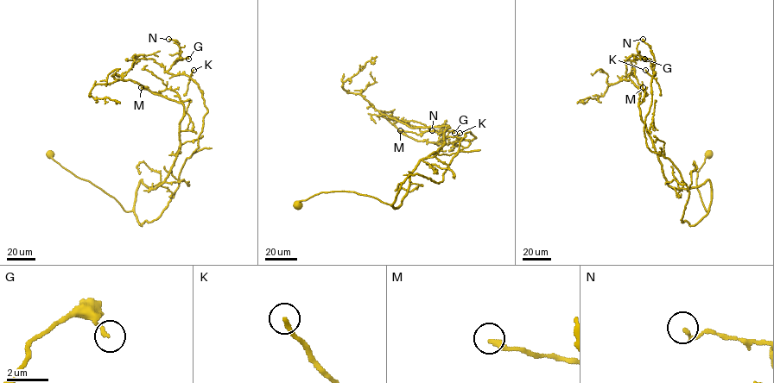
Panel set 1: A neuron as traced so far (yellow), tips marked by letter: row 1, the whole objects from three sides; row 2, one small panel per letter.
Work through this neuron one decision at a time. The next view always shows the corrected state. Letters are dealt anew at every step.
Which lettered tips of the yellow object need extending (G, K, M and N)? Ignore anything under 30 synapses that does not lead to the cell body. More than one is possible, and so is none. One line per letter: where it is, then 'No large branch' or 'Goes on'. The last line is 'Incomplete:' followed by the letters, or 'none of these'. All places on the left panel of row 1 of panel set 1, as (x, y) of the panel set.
G: Place: (188, 59). No large branch
K: Place: (193, 70). No large branch
M: Place: (141, 87). No large branch
N: Place: (168, 39). No large branch
Incomplete: none of these

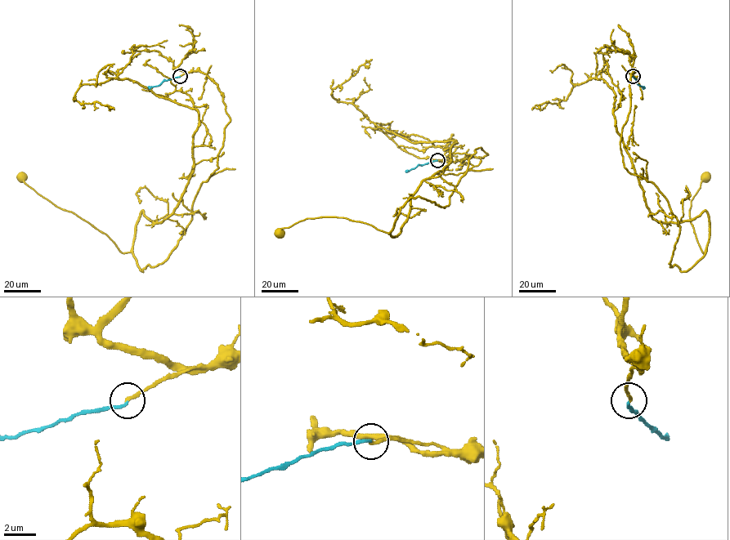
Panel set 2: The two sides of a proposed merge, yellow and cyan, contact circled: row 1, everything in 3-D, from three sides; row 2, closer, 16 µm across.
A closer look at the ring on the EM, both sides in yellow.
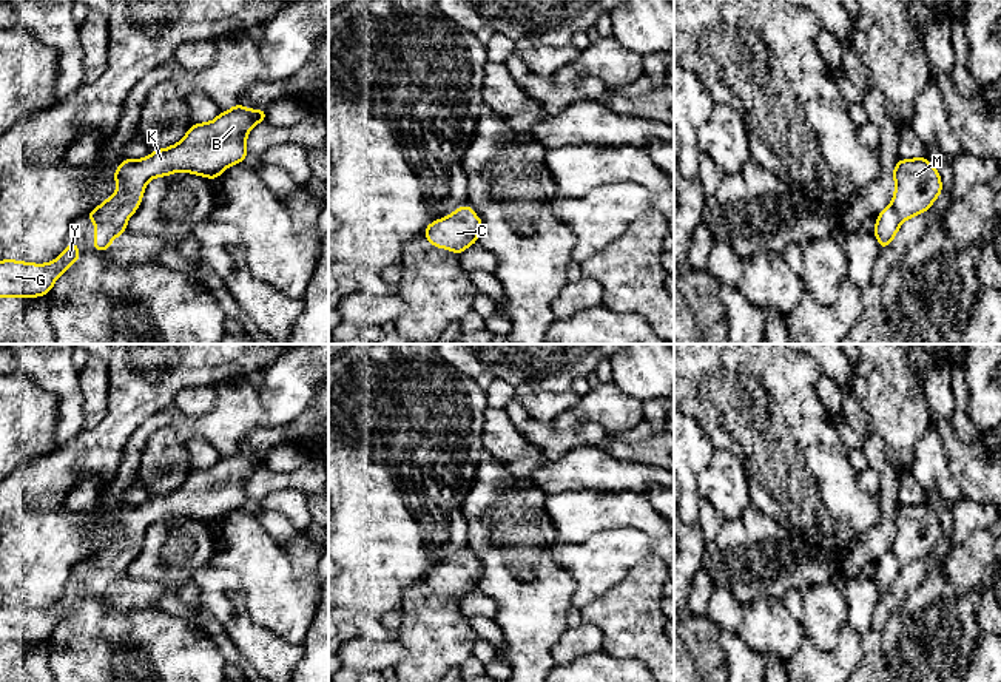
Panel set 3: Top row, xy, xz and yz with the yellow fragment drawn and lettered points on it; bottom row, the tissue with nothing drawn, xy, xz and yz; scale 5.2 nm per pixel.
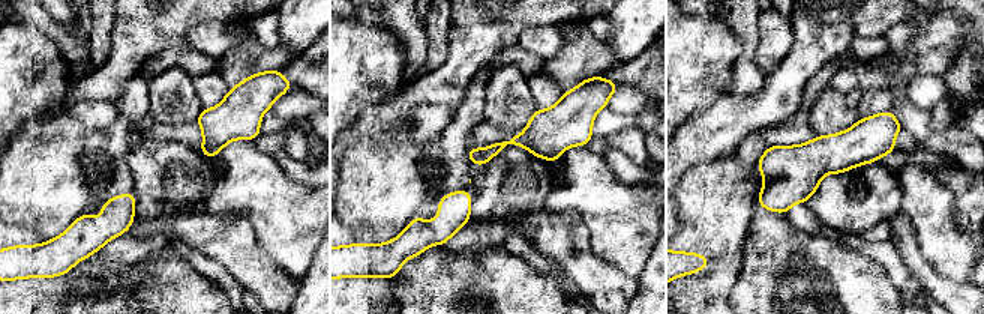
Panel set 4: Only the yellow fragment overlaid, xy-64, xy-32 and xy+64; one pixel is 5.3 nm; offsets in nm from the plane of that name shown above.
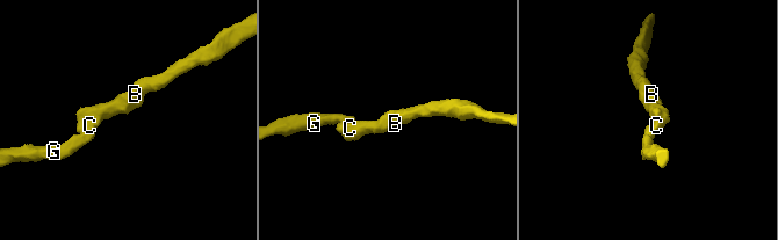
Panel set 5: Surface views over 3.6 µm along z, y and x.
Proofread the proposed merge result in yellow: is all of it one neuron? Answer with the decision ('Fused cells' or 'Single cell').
Single cell

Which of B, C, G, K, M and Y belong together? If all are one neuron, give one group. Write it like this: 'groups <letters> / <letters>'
groups B C G K M Y

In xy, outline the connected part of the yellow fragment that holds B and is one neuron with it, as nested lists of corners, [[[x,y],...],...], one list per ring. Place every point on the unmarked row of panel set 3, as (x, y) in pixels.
[[[236,449],[208,469],[193,469],[173,492],[139,506],[125,503],[113,520],[117,537],[85,560],[96,568],[93,593],[105,599],[114,583],[126,577],[126,568],[139,554],[145,531],[153,523],[187,517],[216,526],[227,512],[242,508],[248,501],[245,486],[250,475],[265,464],[267,457]]]

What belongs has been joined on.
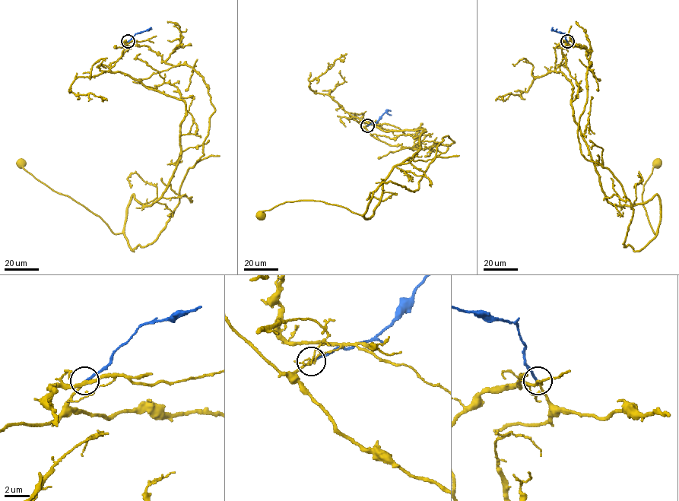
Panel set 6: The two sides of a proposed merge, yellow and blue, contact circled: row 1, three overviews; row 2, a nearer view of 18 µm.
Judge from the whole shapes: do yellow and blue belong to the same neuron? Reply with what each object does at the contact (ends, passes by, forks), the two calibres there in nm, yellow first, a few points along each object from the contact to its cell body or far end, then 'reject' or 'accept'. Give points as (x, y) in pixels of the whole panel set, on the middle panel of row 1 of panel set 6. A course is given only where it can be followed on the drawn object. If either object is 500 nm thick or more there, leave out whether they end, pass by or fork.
yellow passes by; blue ends there; 120 nm thick on the yellow side, 190 nm on the other; yellow runs (367, 125), (350, 112), (385, 131), (425, 131), (369, 218), (307, 201), (262, 214); blue runs (367, 125), (376, 122), (385, 112), (391, 115); accept

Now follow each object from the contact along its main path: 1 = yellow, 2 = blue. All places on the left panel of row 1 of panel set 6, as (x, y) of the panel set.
1: (128, 41), (110, 71), (185, 103), (163, 193), (148, 205), (134, 195), (114, 233), (23, 163)
2: (128, 41), (137, 33), (151, 29)

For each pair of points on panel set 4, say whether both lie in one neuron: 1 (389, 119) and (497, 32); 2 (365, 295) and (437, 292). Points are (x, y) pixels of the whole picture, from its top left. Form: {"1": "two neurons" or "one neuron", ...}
{"1": "one neuron", "2": "two neurons"}

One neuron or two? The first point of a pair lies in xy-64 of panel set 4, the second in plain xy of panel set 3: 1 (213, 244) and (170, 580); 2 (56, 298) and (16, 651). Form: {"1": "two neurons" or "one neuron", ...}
{"1": "two neurons", "2": "one neuron"}

